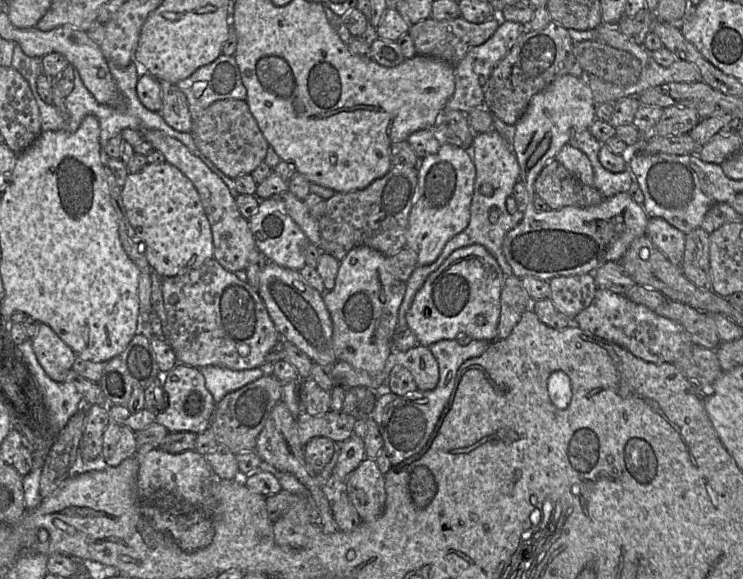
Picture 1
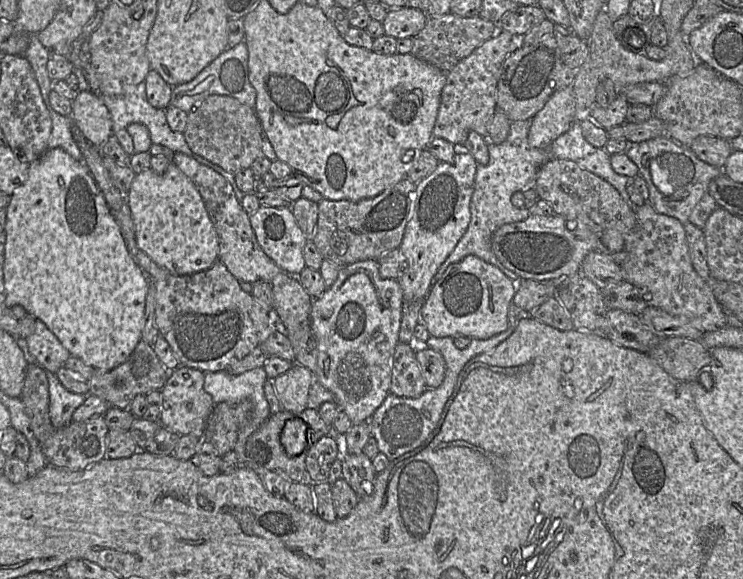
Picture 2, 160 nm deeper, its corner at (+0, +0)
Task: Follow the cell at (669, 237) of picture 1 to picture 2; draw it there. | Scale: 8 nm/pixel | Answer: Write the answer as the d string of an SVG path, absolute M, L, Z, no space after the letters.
M648 203L635 209L636 226L626 236L625 249L610 256L619 266L623 281L649 295L649 306L673 316L687 318L704 332L723 329L727 317L706 280L692 266L684 225L673 217L657 213Z

